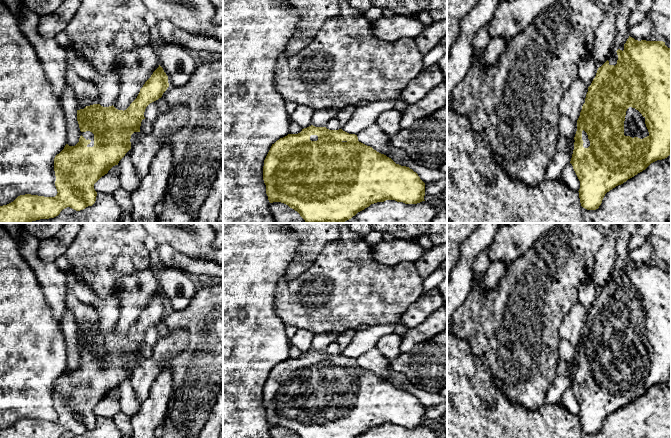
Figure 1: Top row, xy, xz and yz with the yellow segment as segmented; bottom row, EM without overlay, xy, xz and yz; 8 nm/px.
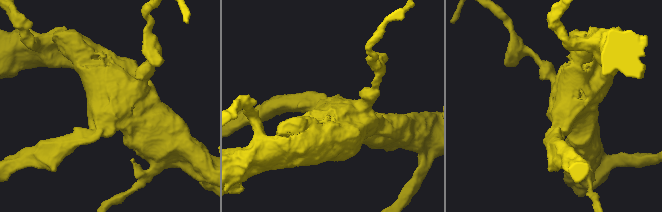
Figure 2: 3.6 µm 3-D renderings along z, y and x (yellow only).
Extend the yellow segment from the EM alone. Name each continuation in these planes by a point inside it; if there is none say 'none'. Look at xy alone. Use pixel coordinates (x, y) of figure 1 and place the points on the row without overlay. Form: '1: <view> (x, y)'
1: xy (87, 359)

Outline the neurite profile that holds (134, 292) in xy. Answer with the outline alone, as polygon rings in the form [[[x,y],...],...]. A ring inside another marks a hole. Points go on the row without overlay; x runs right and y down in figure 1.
[[[156,268],[123,276],[115,283],[116,299],[120,306],[120,316],[113,330],[118,334],[126,334],[137,322],[140,313],[159,291]]]

